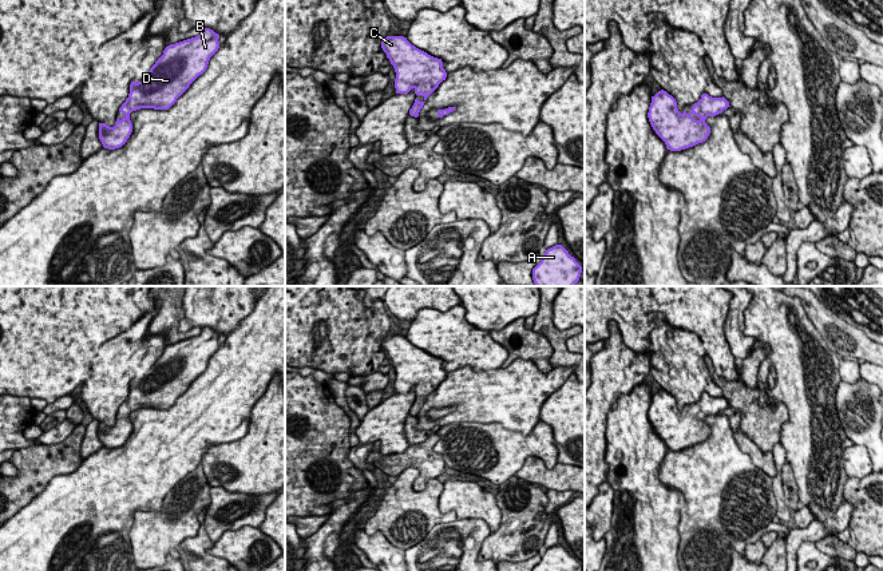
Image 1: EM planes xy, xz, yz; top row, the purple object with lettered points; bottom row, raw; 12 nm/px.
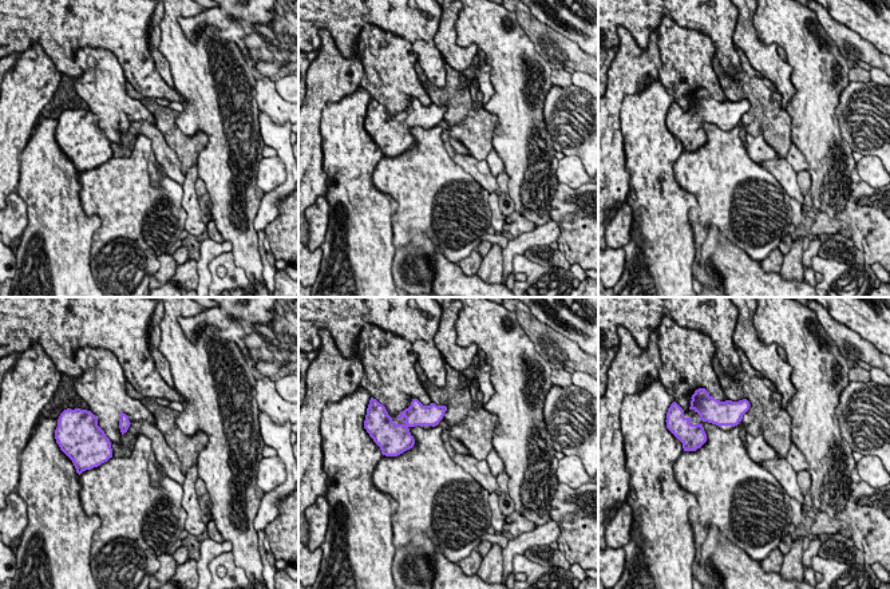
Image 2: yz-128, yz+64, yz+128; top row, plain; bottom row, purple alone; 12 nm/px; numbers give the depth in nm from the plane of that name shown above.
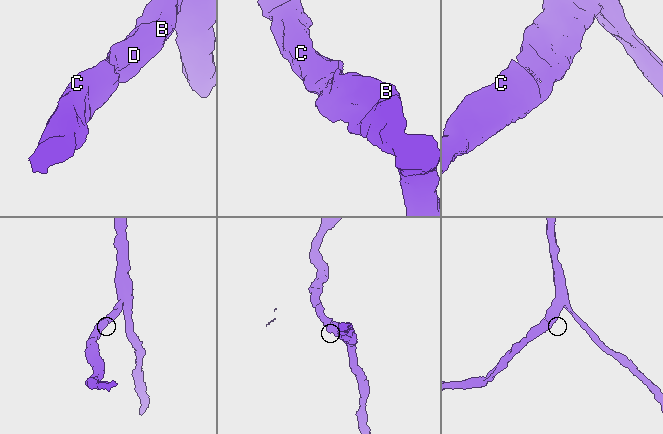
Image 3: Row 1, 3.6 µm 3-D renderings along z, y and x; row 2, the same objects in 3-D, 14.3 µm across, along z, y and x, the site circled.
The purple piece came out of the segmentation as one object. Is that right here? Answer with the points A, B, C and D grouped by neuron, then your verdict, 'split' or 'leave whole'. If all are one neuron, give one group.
groups A B C D; leave whole

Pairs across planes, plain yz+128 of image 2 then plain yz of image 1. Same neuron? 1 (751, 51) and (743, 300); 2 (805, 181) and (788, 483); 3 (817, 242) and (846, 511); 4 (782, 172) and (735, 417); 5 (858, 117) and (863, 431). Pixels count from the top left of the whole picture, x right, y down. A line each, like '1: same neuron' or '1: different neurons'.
1: same neuron
2: same neuron
3: same neuron
4: same neuron
5: same neuron

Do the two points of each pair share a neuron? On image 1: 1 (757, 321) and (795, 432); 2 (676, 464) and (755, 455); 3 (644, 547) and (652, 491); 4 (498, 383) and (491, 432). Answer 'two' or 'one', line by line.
1: one
2: two
3: one
4: two

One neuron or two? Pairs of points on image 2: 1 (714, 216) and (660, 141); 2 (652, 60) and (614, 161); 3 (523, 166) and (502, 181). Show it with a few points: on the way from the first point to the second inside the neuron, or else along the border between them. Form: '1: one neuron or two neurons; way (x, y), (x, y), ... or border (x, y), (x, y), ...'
1: two neurons; border (683, 150), (675, 162), (675, 180), (687, 192)
2: one neuron; way (627, 83), (612, 99), (612, 135)
3: two neurons; border (503, 172), (507, 176), (507, 193), (514, 206)

